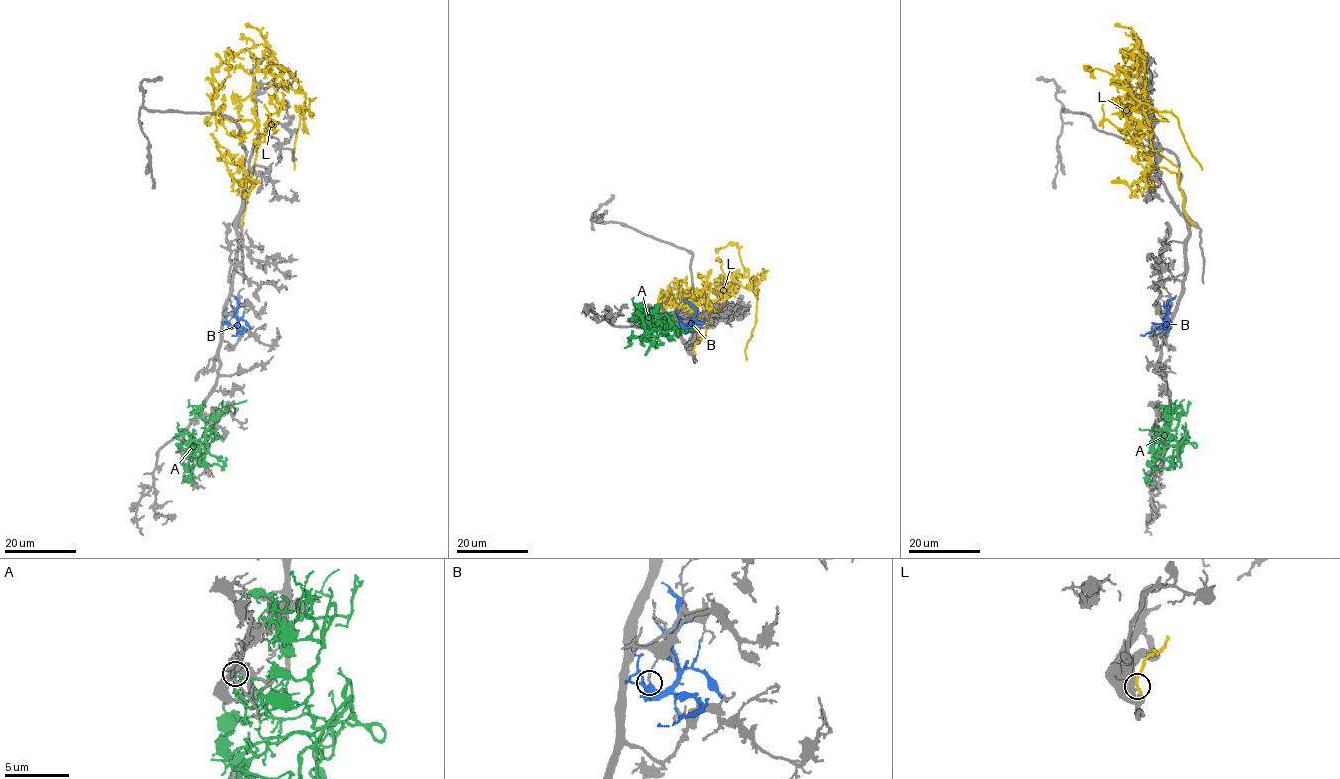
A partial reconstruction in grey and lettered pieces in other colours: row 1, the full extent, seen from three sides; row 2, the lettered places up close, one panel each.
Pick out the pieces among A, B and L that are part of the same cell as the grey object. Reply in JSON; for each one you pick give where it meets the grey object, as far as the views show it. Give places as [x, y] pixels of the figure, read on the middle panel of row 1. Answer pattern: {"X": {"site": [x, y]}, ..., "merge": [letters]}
{"merge": []}

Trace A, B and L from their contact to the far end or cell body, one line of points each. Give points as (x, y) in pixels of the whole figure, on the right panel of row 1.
A: (1154, 428), (1176, 432), (1177, 444), (1188, 441), (1165, 440), (1164, 437), (1157, 443), (1154, 423)
B: (1167, 323), (1170, 326), (1140, 335)
L: (1193, 223), (1179, 169), (1150, 140), (1145, 74), (1136, 64), (1123, 82), (1178, 119), (1202, 170)

